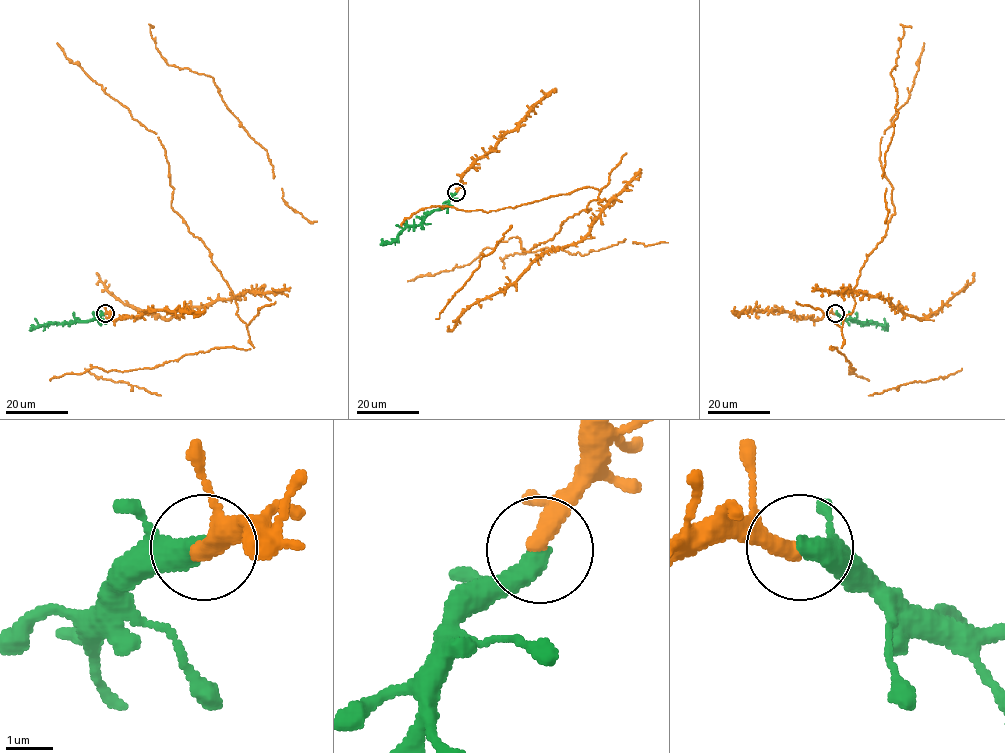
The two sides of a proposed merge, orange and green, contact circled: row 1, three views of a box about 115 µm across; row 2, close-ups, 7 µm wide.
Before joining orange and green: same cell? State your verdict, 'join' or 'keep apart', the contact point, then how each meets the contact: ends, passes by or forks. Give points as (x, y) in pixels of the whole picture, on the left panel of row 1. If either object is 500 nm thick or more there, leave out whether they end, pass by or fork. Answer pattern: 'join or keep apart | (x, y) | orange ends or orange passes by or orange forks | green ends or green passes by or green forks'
join | (105, 313) | orange ends | green ends

